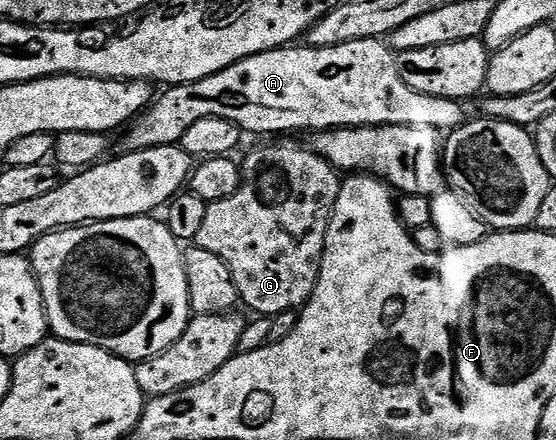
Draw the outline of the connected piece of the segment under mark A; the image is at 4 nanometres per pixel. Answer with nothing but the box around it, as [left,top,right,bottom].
[123,37,470,153]

